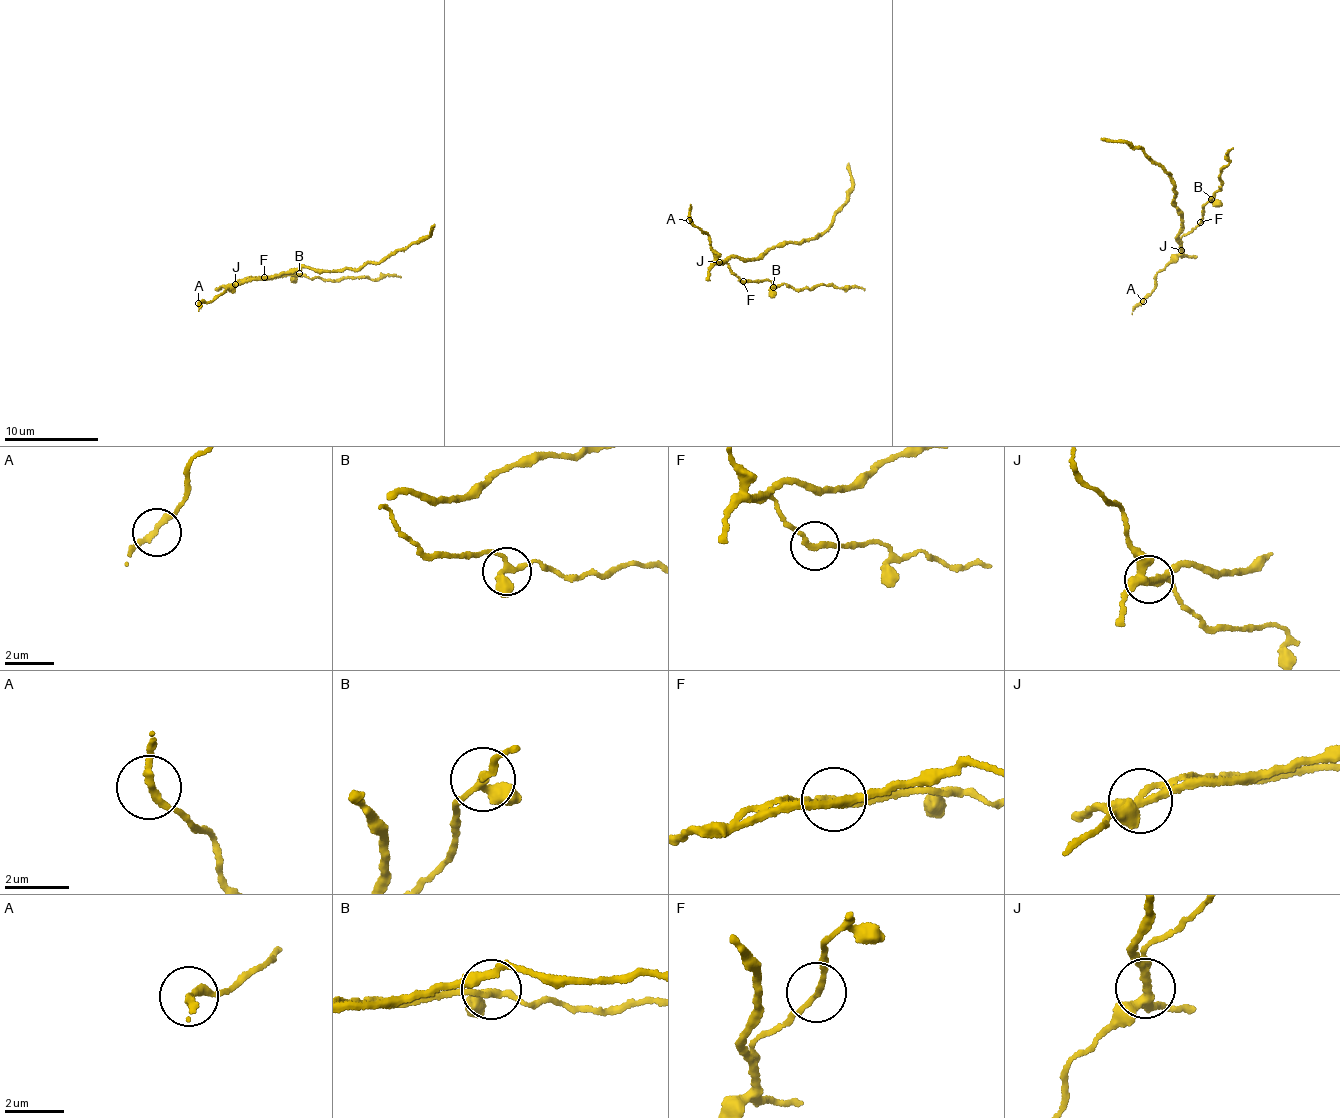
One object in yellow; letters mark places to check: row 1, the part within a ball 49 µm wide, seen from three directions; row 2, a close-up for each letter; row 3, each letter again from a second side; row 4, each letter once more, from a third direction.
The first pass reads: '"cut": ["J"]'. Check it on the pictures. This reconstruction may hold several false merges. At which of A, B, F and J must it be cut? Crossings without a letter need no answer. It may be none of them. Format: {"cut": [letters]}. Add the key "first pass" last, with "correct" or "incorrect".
{"cut": ["J"], "first pass": "correct"}

